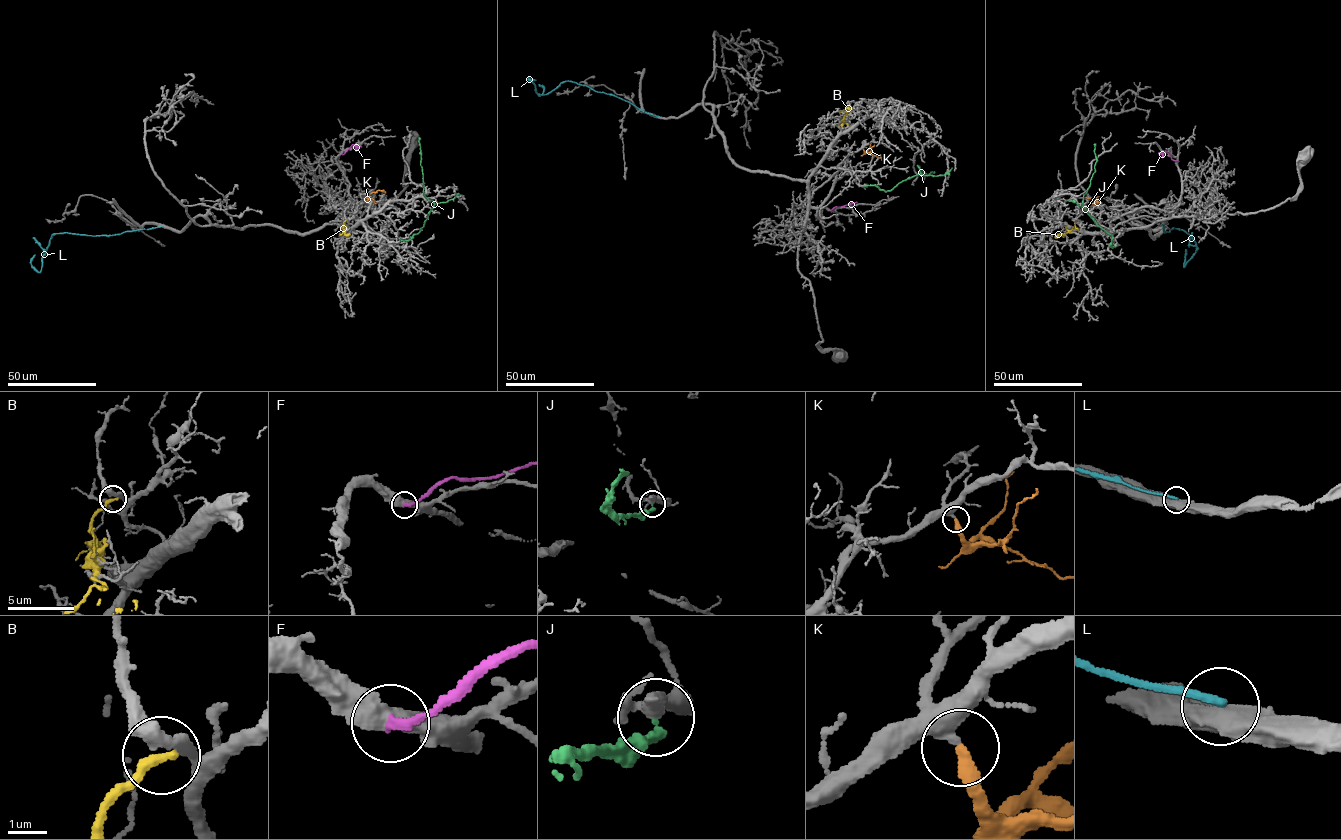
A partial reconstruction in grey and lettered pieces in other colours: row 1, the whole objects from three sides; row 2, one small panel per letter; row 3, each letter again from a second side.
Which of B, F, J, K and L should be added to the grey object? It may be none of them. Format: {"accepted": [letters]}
{"accepted": ["K"]}

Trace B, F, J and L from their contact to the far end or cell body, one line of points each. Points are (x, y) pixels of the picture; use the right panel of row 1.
B: (1075, 222), (1075, 227), (1059, 235)
F: (1177, 160), (1166, 151), (1158, 153)
J: (1116, 245), (1111, 246), (1112, 236), (1097, 225), (1082, 203), (1095, 171), (1095, 143)
L: (1162, 224), (1164, 232), (1173, 228), (1183, 230), (1194, 241), (1196, 250), (1184, 267), (1185, 249)

